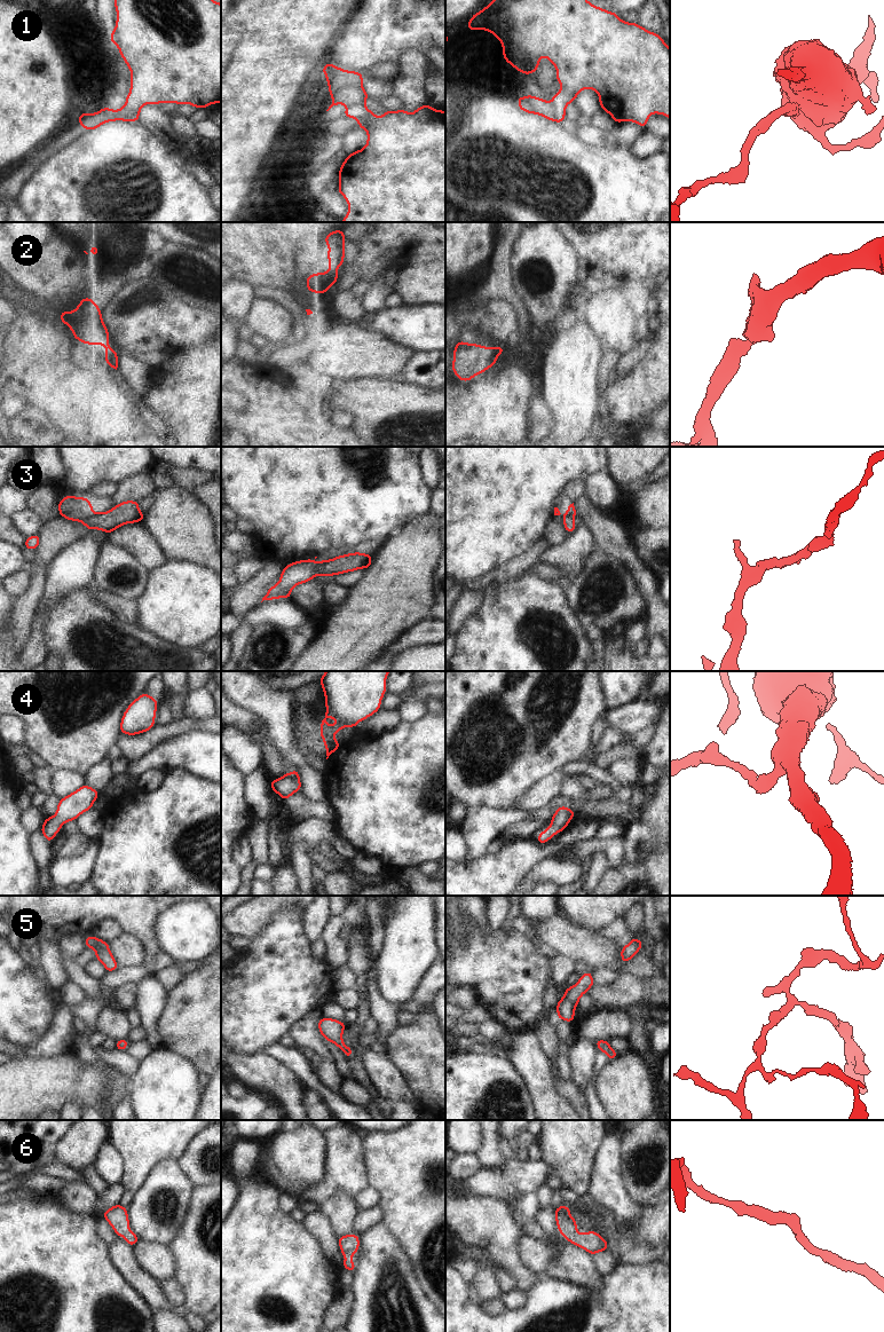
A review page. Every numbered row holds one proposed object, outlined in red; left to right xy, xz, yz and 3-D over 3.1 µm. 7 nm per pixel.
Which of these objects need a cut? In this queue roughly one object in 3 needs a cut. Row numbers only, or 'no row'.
1, 3.

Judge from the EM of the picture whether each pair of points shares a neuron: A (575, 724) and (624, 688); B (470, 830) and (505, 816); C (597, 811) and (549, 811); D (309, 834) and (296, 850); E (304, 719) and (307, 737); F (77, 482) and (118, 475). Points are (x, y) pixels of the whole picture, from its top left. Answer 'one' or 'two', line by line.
A: two
B: one
C: one
D: two
E: one
F: one

